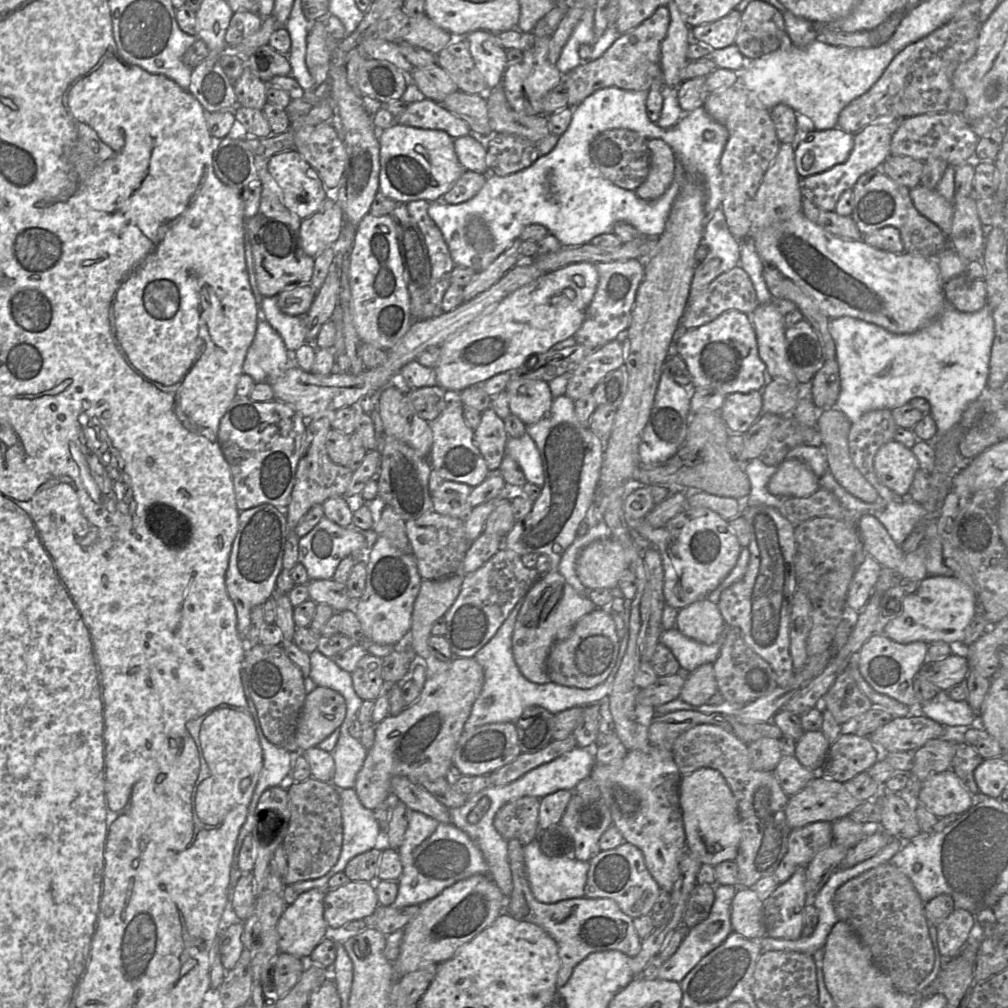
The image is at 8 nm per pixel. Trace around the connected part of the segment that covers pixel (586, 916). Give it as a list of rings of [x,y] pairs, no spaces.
[[[517,839],[508,841],[513,891],[510,897],[506,898],[506,912],[517,920],[538,925],[555,940],[560,958],[557,988],[563,987],[570,979],[574,968],[592,953],[617,950],[633,958],[640,952],[643,940],[635,930],[633,919],[626,915],[614,900],[585,896],[551,904],[536,900],[528,880],[524,847]]]

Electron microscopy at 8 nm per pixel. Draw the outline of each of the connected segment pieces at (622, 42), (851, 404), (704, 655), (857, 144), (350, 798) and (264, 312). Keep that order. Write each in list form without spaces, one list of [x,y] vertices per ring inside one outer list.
[[[660,6],[636,28],[620,35],[599,58],[584,61],[562,75],[568,93],[568,106],[574,108],[595,91],[606,87],[630,91],[661,89],[664,84],[660,65],[661,43],[666,36],[669,22],[669,9]]]
[[[946,301],[943,310],[933,321],[921,327],[917,331],[909,334],[894,334],[880,326],[849,316],[830,319],[829,333],[835,343],[835,359],[838,363],[840,376],[840,393],[834,407],[841,411],[851,423],[857,421],[866,412],[879,409],[893,410],[908,403],[915,397],[922,397],[927,399],[931,405],[930,414],[936,422],[938,435],[945,434],[953,427],[960,424],[962,414],[966,407],[970,403],[976,401],[982,395],[984,389],[987,387],[991,349],[995,336],[994,319],[987,304],[976,312],[968,313],[958,311]]]
[[[724,622],[718,640],[710,645],[684,636],[677,628],[663,631],[659,642],[671,650],[683,673],[691,673],[705,663],[715,663],[731,628]]]
[[[901,119],[878,120],[854,133],[854,146],[848,158],[830,169],[799,179],[802,198],[809,199],[815,206],[824,211],[834,211],[842,193],[852,189],[857,180],[865,173],[878,169],[891,155],[891,140],[899,127]]]
[[[338,789],[341,799],[341,814],[342,814],[342,827],[343,827],[343,844],[341,854],[336,865],[323,877],[307,881],[300,881],[292,884],[293,889],[300,894],[310,889],[328,889],[327,884],[329,880],[337,873],[345,870],[347,863],[354,857],[377,848],[381,843],[383,834],[378,821],[375,818],[374,811],[365,808],[355,791],[355,789]]]
[[[263,297],[260,307],[261,316],[278,332],[288,350],[288,366],[296,366],[293,352],[309,343],[307,338],[305,316],[290,316],[283,313],[278,306],[277,297]]]

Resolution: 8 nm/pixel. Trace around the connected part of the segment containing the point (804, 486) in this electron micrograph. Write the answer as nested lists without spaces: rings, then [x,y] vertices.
[[[785,459],[767,485],[768,491],[780,498],[808,497],[819,488],[819,478],[798,459]]]

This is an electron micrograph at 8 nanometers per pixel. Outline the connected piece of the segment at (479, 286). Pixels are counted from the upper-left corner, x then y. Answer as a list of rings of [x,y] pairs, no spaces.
[[[518,238],[501,253],[484,271],[477,272],[462,288],[463,302],[473,299],[497,283],[520,258],[521,240]]]

